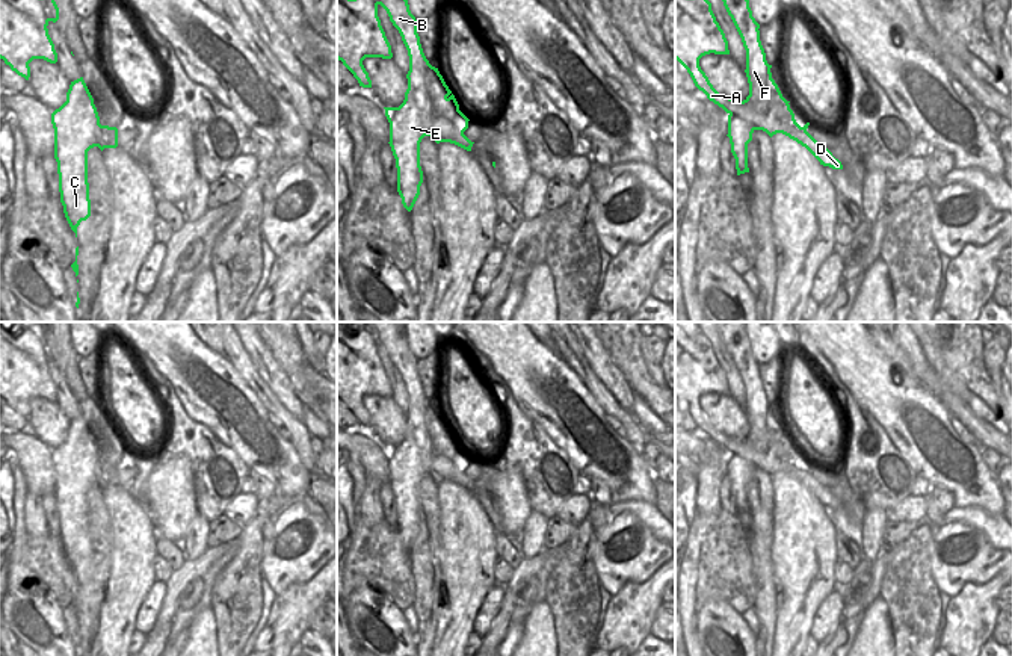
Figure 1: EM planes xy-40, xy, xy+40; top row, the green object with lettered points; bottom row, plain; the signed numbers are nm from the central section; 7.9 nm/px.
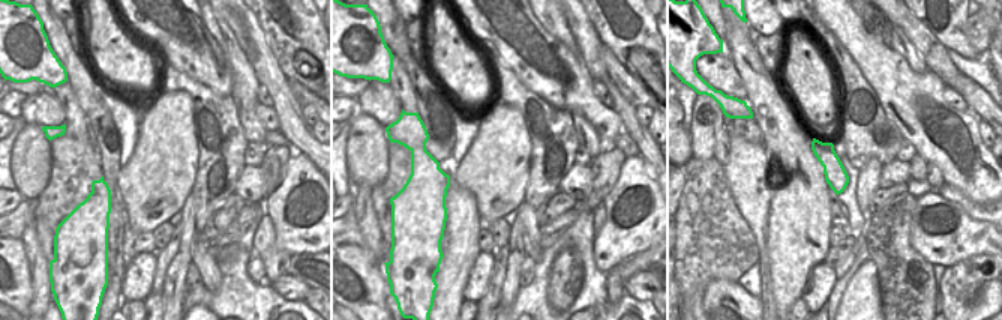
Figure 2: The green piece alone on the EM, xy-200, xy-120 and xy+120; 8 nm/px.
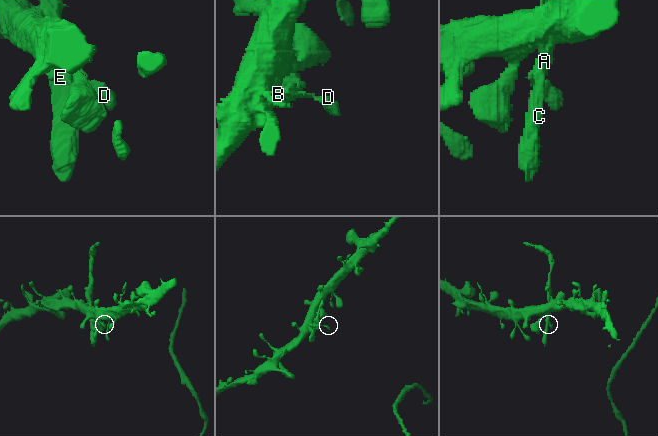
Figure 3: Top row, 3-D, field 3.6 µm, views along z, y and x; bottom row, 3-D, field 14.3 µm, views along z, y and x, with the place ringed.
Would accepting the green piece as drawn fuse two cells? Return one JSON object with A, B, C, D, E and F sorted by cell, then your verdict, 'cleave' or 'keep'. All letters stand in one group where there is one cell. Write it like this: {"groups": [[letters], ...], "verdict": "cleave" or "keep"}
{"groups": [["A", "C", "E"], ["B", "D", "F"]], "verdict": "cleave"}

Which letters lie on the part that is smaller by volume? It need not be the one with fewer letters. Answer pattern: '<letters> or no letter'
B, D, F

